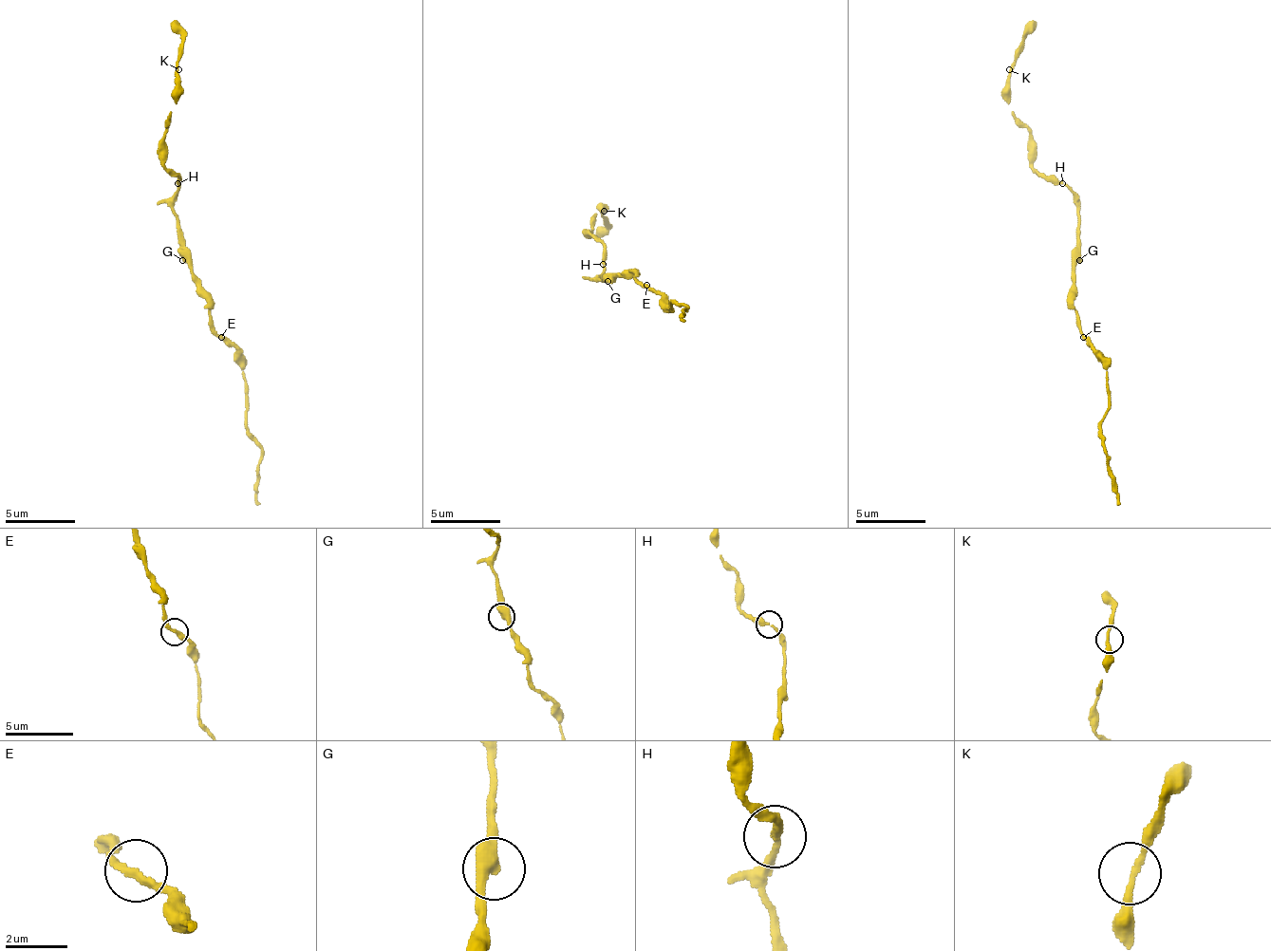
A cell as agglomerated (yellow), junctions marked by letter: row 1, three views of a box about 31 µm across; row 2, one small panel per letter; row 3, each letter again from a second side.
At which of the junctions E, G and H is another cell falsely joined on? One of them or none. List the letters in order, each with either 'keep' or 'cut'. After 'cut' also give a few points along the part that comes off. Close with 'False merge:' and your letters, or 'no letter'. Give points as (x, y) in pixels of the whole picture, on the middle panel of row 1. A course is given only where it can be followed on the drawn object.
E: keep
G: keep
H: keep
False merge: no letter

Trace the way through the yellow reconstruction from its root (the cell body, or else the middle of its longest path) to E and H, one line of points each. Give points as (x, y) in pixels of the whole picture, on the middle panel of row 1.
E: (614, 277), (628, 277), (632, 274), (646, 285)
H: (614, 277), (611, 281), (600, 281), (597, 277), (604, 270), (604, 263)

